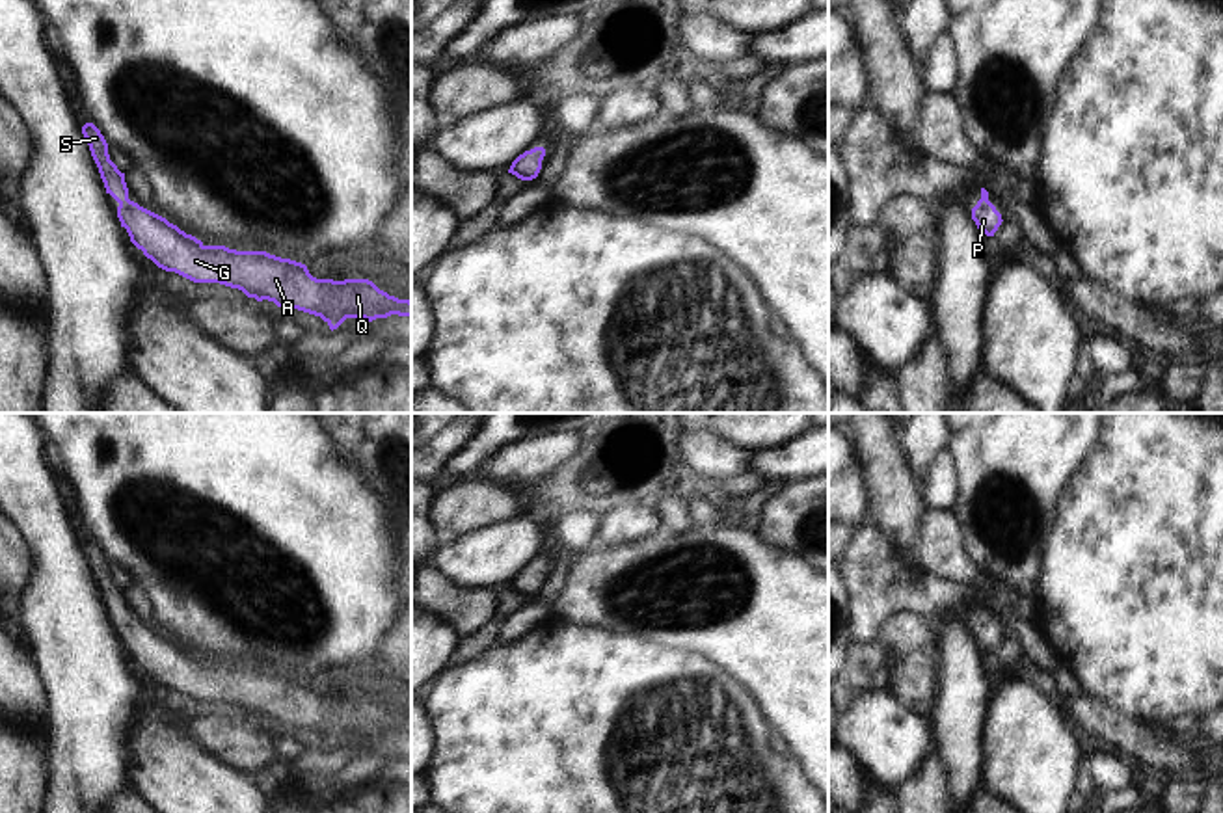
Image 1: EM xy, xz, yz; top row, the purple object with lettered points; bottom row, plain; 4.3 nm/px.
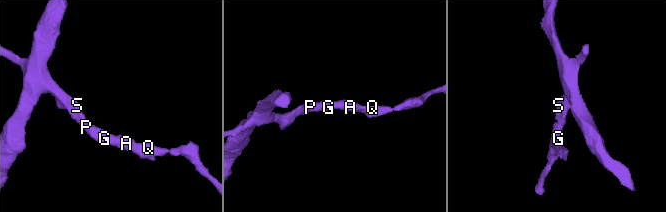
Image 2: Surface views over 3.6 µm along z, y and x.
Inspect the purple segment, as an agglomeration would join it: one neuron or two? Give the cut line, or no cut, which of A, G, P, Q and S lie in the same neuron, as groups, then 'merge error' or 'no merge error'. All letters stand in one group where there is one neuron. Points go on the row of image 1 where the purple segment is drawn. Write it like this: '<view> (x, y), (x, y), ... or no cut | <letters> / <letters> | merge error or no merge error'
no cut | A G P Q S | no merge error

